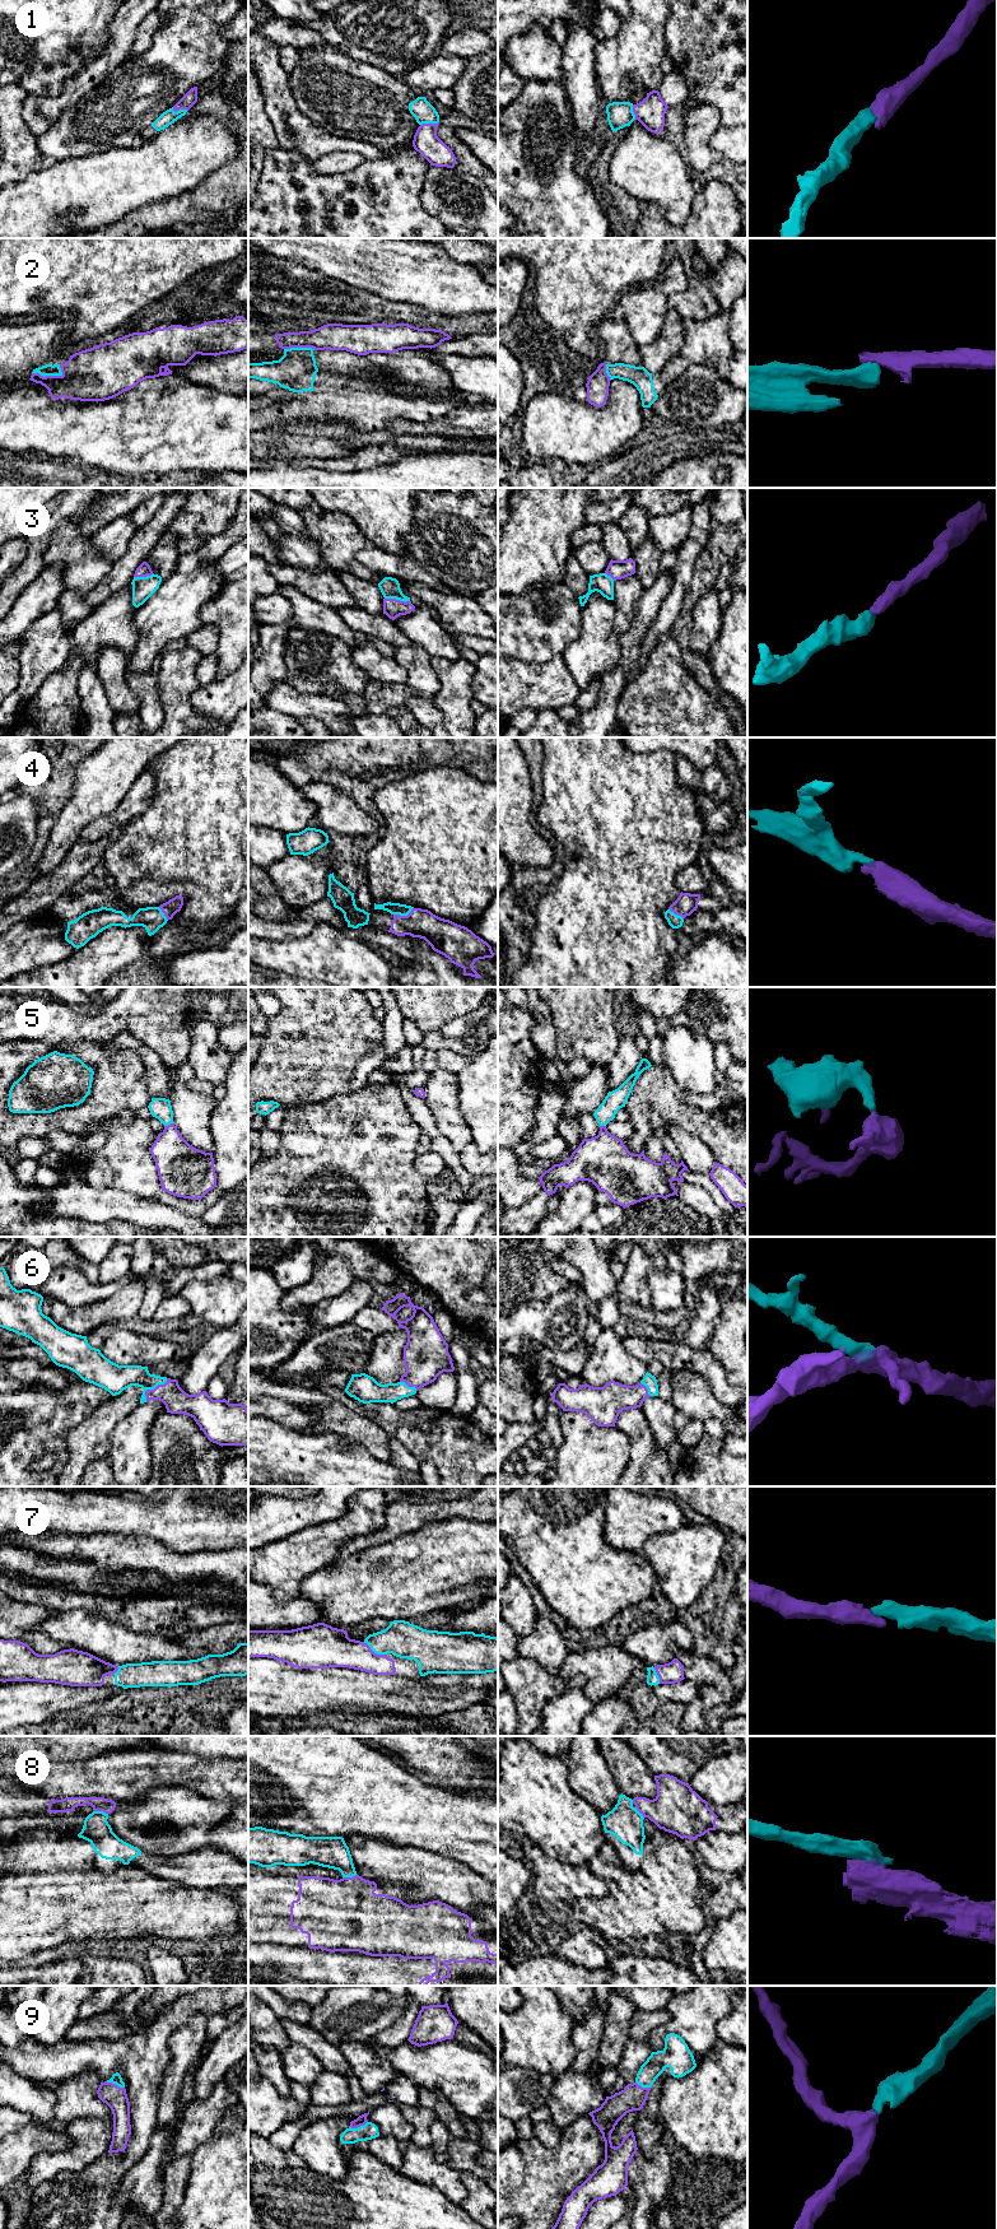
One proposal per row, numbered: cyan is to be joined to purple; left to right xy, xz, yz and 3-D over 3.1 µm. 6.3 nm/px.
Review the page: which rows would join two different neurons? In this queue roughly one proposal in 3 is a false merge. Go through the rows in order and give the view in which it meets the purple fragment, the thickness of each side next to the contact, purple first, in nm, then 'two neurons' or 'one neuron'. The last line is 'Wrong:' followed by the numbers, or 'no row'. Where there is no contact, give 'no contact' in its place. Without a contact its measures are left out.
1: xz | 160/140 nm | one neuron
2: xy | 320/80 nm | two neurons
3: xz | 120/130 nm | one neuron
4: xz | 190/80 nm | one neuron
5: xy | 280/140 nm | one neuron
6: xy | 160/180 nm | one neuron
7: xz | 240/220 nm | one neuron
8: xz | 460/200 nm | two neurons
9: xz | 60/100 nm | one neuron
Wrong: 2, 8

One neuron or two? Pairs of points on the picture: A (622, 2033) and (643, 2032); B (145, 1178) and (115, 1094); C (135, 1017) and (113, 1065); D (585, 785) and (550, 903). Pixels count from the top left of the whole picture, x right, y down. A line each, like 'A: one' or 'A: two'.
A: two
B: two
C: two
D: one

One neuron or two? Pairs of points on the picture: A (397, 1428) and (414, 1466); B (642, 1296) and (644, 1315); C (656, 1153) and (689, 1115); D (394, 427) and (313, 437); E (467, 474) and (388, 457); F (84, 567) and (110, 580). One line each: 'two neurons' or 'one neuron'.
A: two neurons
B: two neurons
C: two neurons
D: one neuron
E: two neurons
F: two neurons

